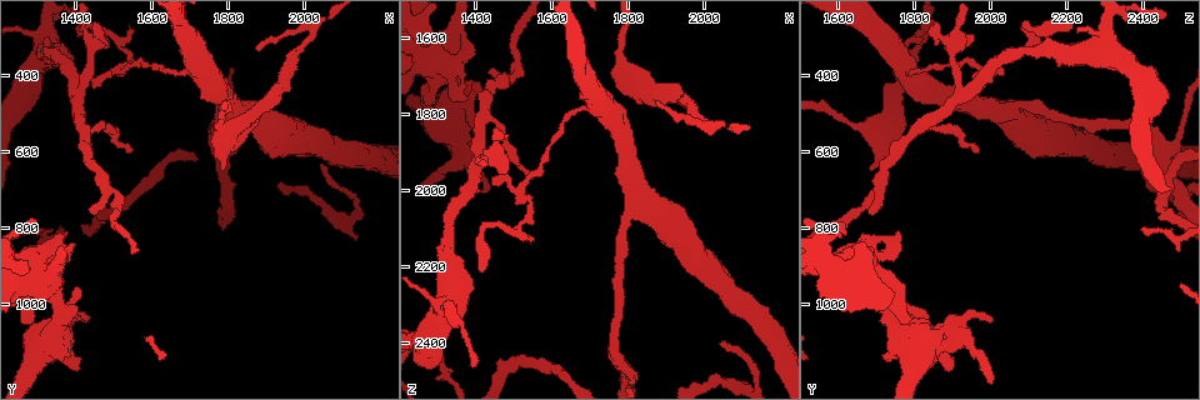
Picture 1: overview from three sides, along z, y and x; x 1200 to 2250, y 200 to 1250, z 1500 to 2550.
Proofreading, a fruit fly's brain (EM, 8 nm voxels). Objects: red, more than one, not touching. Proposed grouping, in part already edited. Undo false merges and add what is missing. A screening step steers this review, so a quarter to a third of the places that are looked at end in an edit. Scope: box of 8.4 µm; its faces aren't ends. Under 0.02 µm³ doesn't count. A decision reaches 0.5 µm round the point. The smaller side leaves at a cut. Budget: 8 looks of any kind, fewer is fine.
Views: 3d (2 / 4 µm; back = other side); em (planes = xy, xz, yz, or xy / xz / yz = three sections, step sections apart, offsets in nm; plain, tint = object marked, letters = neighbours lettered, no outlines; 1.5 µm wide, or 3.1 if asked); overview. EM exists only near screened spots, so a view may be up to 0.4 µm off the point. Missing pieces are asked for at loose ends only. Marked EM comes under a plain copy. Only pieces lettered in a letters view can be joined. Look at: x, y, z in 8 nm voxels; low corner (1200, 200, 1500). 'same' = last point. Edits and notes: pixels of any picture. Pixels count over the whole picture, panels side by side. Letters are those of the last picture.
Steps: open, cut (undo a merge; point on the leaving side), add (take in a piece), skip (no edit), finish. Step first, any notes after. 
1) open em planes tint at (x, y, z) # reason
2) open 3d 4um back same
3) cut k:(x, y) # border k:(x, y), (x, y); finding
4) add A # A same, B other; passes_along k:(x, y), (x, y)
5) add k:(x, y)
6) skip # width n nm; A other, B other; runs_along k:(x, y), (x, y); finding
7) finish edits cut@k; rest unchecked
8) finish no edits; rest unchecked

open 3d 2um at (1550, 605, 1975) # thin end

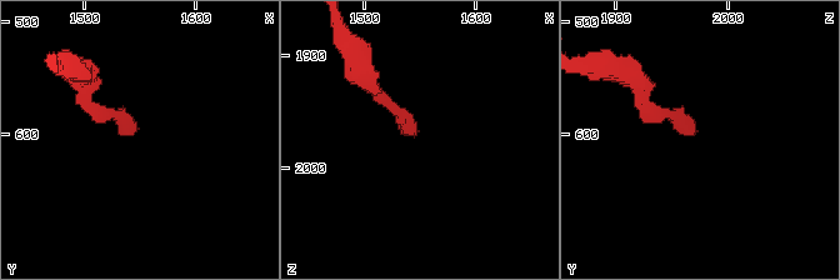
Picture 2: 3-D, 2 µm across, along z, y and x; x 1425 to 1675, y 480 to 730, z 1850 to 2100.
open em yz step 4 letters at (1544, 598, 1972)

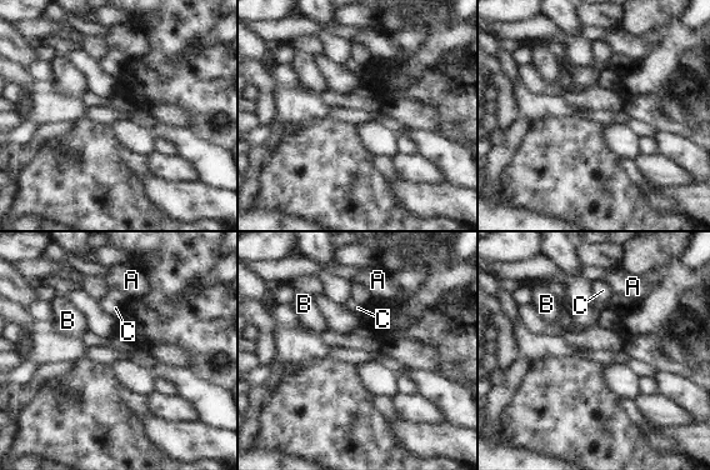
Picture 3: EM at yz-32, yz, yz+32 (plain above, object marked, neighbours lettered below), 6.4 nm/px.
open em planes letters same # cut it another way

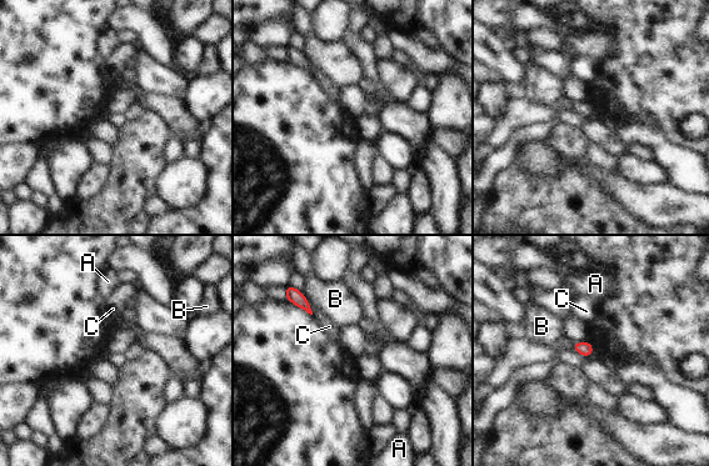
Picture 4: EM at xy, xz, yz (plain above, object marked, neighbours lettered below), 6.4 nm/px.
skip # longest_contact C 200 nm; A other, B other, C other; border 4:(296, 289), (306, 299), (313, 314); none of them fits

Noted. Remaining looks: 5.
open 3d 2um at (1545, 275, 2120) # tapers out

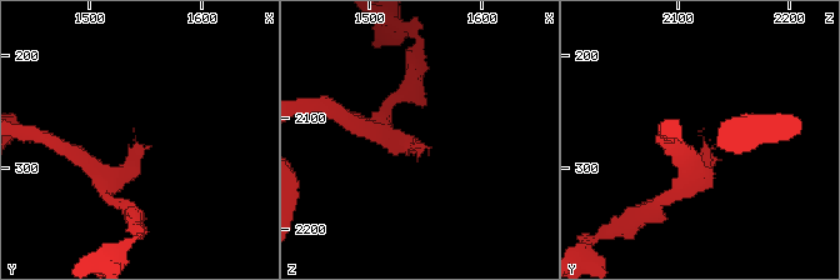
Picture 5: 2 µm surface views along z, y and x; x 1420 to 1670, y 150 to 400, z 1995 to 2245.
open em planes tint at (1538, 268, 2122)

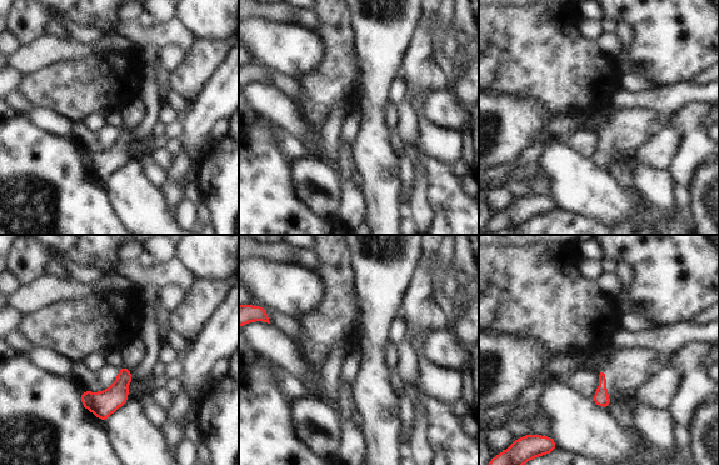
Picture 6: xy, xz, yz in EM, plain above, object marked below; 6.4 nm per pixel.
open em planes letters same # what lies round it

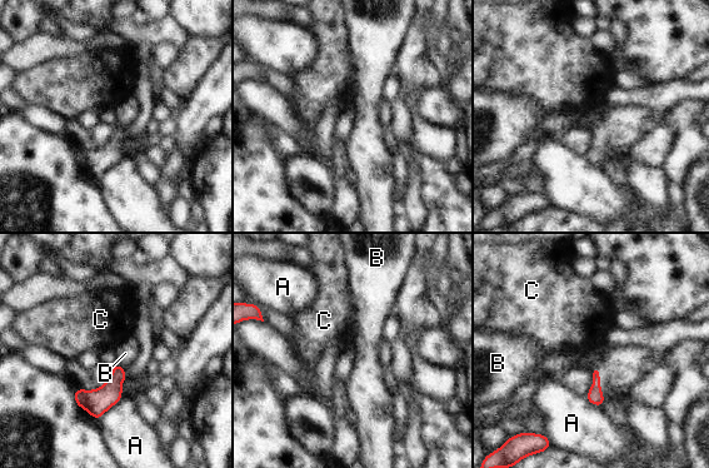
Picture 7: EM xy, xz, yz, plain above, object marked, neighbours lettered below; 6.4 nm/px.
add 7:(620, 367) # longest_contact A 220 nm; A other, B same, C other; passes_along 7:(594, 396), (599, 383), (620, 367); it goes on there

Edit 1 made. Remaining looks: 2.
open em planes letters at (1390, 965, 1720) # free end

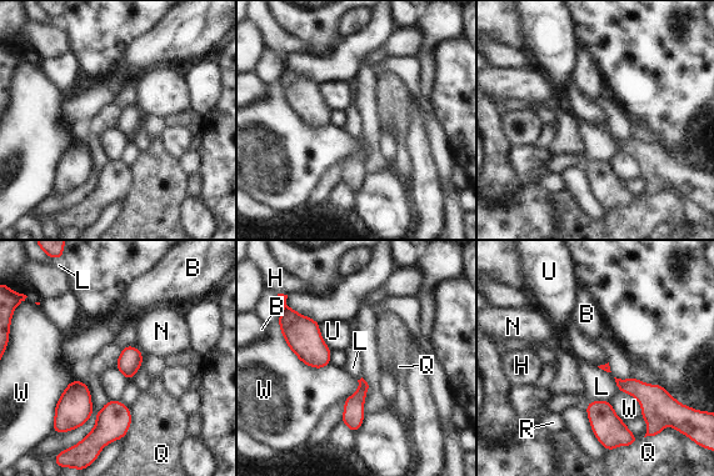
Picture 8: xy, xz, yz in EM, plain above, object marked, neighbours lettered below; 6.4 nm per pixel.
skip # longest_contact W 380 nm; B other, H other, L other, N other, Q other, R other, U other, W other; border 8:(609, 400), (592, 400), (585, 407); no lettered piece goes on from it

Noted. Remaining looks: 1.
finish edits add@7; rest unchecked

